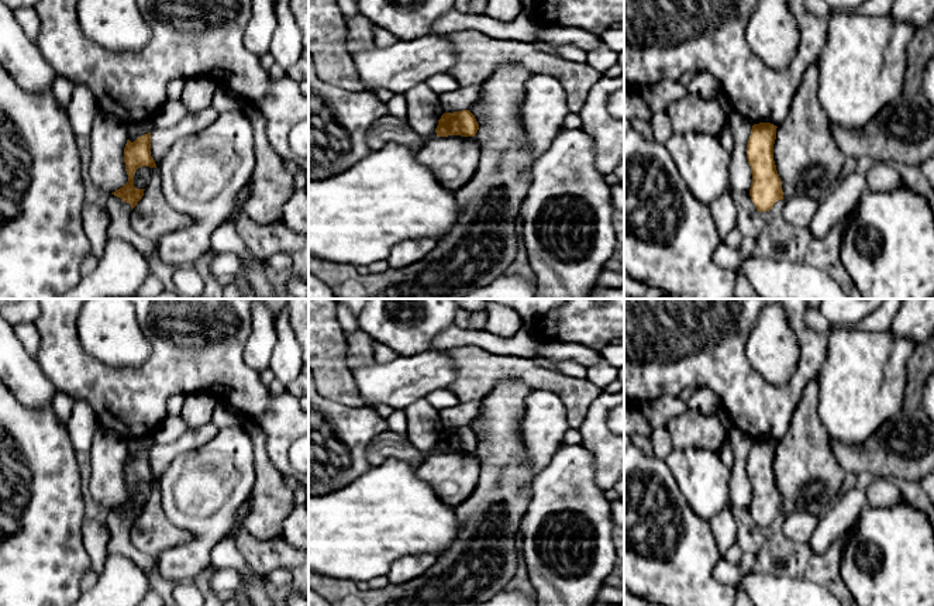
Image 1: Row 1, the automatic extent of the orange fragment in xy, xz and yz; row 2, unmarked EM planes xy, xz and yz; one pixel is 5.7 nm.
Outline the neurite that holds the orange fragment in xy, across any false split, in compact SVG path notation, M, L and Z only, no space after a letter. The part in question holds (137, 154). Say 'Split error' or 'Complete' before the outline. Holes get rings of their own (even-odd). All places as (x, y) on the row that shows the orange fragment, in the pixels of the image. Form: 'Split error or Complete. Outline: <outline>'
Complete. Outline: M151 132L138 137L134 142L127 140L124 148L124 162L128 182L111 194L120 197L125 203L130 203L132 210L142 199L145 190L134 186L134 173L141 166L156 168L156 163L151 156Z

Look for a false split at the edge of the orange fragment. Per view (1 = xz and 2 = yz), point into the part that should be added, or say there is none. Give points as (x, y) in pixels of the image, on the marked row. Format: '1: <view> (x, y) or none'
1: none
2: none

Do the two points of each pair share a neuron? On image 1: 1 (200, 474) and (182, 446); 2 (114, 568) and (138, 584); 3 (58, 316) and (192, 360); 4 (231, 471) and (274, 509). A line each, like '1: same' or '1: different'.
1: different
2: same
3: same
4: different

